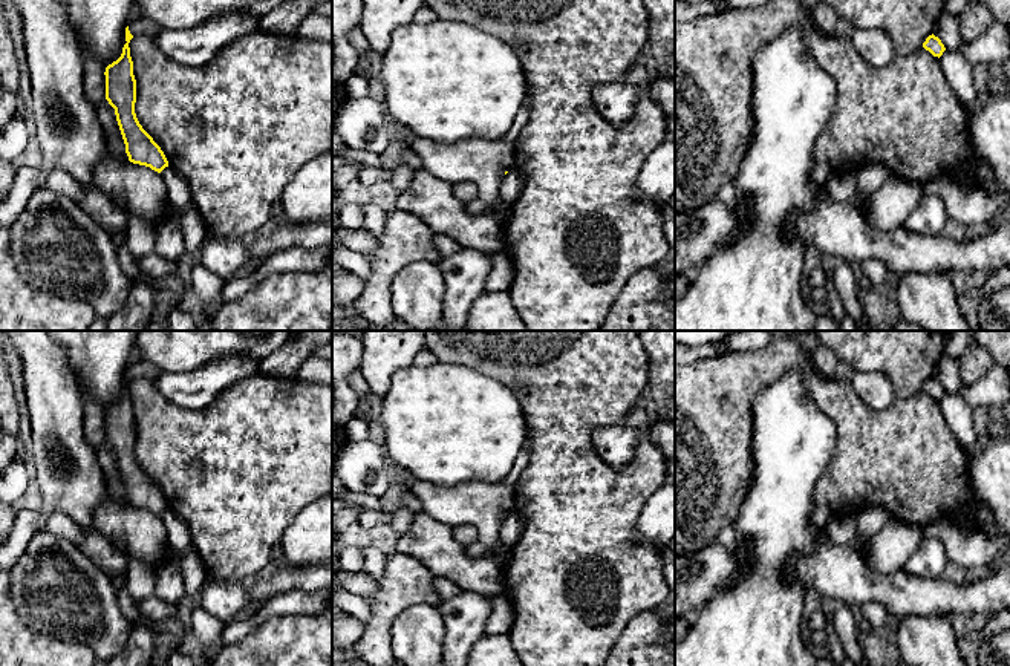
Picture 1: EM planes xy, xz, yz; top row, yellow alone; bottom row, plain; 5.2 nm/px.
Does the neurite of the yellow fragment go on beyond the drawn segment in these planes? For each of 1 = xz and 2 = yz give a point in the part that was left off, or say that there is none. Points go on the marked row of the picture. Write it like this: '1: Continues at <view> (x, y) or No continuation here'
1: No continuation here
2: No continuation here

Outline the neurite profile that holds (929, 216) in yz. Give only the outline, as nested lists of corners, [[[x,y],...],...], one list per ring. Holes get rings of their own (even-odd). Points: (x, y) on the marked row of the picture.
[[[923,194],[903,220],[901,228],[923,236],[941,236],[949,220],[946,204],[938,194]]]

